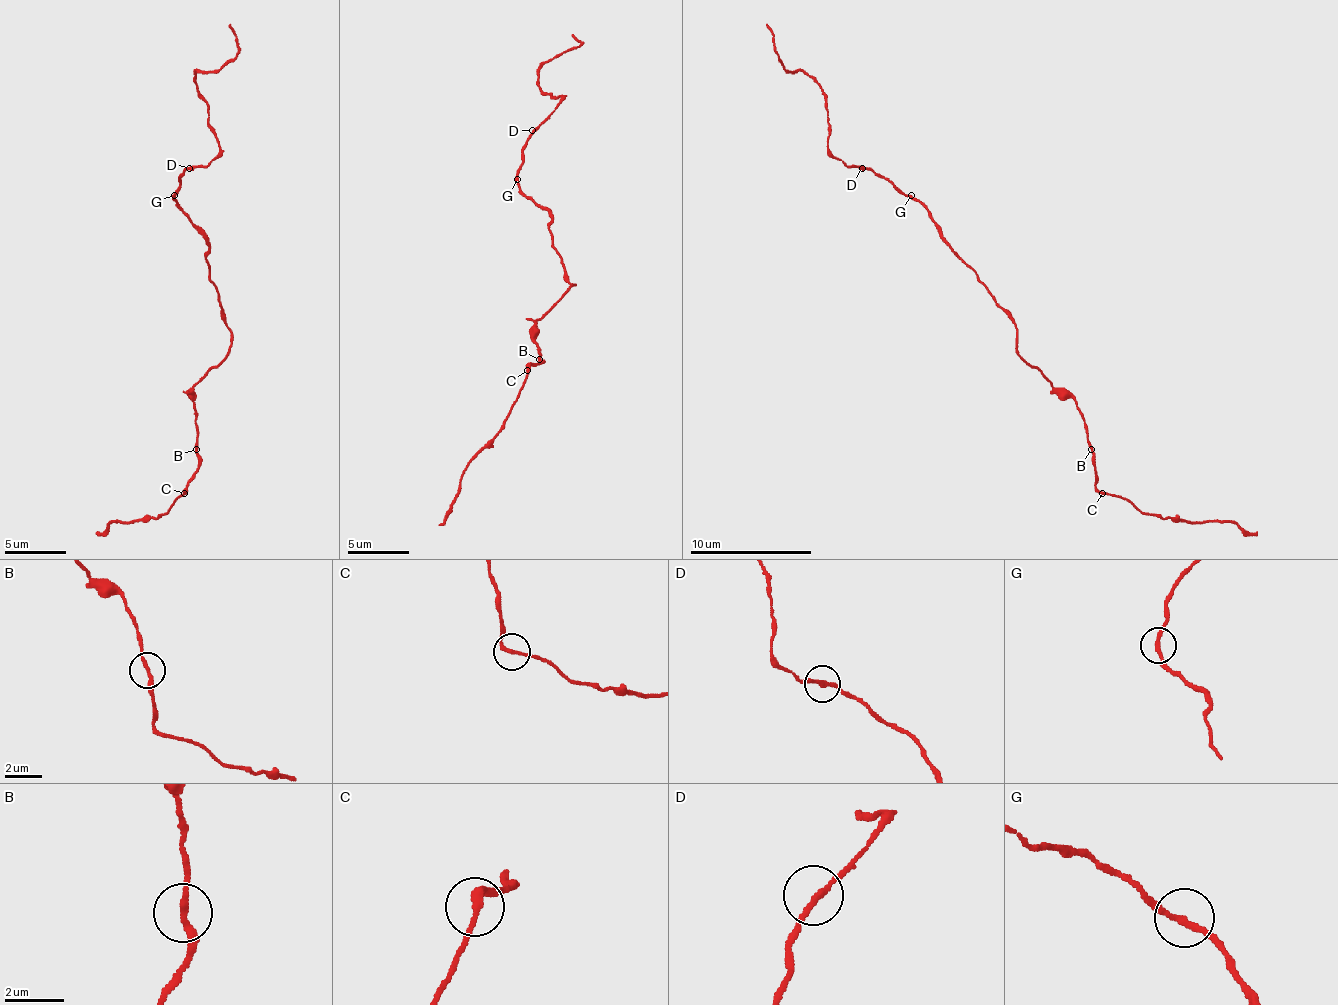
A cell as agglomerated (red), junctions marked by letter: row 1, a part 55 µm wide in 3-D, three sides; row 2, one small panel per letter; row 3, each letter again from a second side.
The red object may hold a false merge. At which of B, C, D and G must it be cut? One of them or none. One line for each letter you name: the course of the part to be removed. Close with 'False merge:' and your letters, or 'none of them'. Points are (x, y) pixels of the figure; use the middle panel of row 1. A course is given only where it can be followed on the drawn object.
C: (526, 371), (523, 390), (508, 411), (508, 420), (465, 469), (456, 503), (438, 524)
False merge: C

